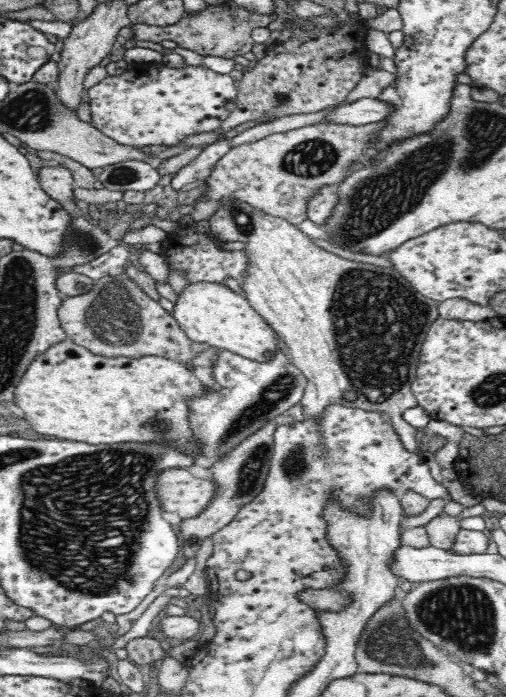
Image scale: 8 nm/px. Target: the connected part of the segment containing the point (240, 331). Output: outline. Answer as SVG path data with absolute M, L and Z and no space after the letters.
M206 281L188 283L175 300L172 314L180 328L194 342L206 343L208 346L215 346L250 360L264 362L271 359L271 356L280 349L280 344L283 345L275 330L252 308L245 295L234 292L224 283Z

